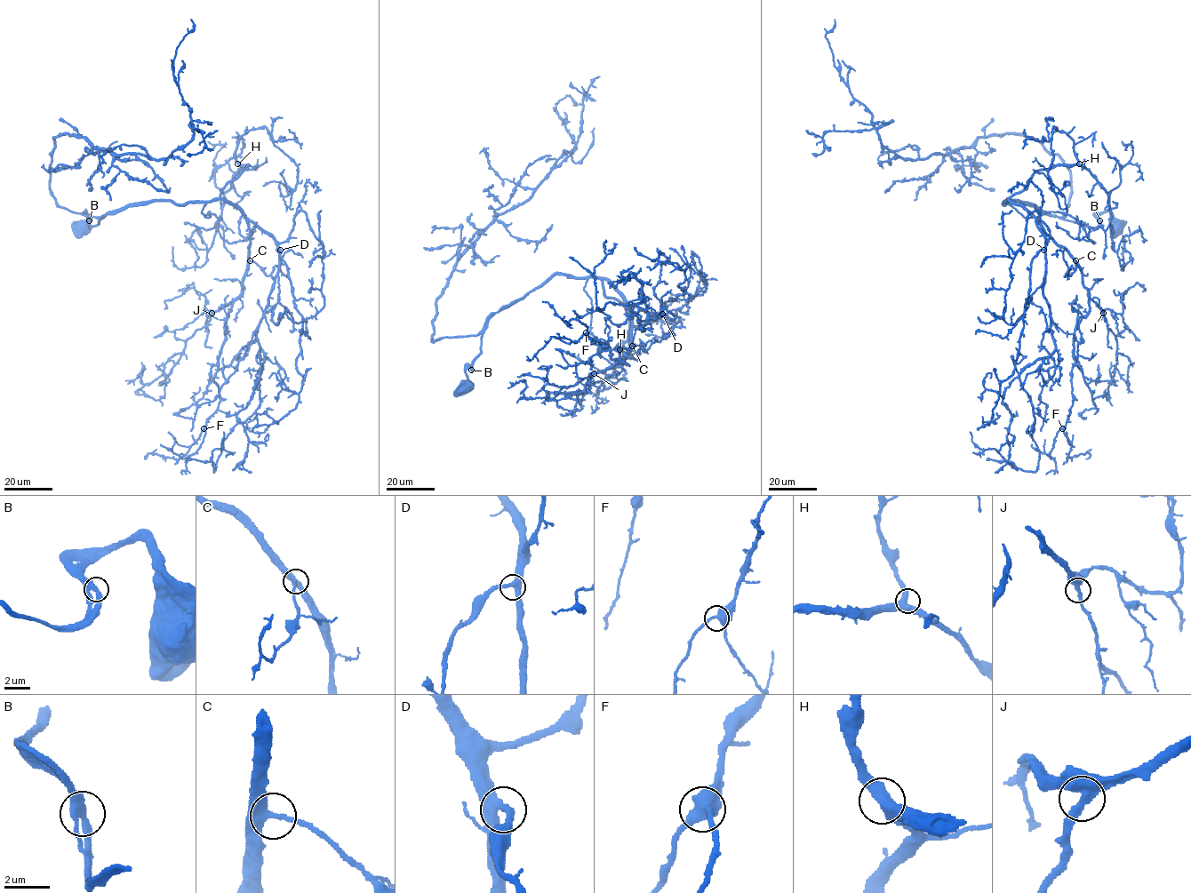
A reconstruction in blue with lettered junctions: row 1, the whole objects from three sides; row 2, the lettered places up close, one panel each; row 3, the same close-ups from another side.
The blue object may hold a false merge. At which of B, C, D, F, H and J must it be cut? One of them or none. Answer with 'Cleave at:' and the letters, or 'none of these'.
Cleave at: none of these

